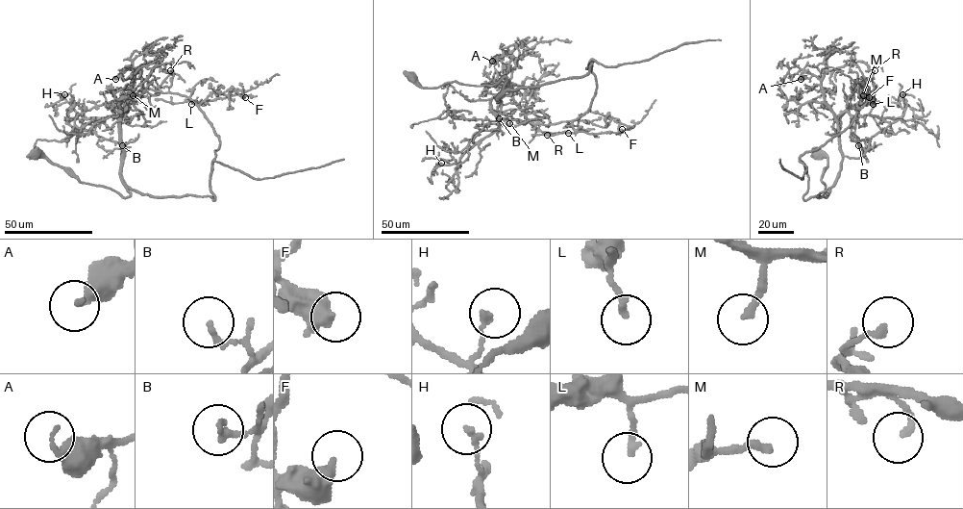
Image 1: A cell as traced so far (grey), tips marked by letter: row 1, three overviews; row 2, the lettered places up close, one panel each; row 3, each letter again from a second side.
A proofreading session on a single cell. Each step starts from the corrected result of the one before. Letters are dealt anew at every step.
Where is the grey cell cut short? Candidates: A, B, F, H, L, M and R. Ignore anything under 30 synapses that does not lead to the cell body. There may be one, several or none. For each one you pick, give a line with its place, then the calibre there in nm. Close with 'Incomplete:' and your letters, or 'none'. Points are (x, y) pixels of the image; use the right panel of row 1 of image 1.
M: at (863, 95); 240 nm thick
Incomplete: M

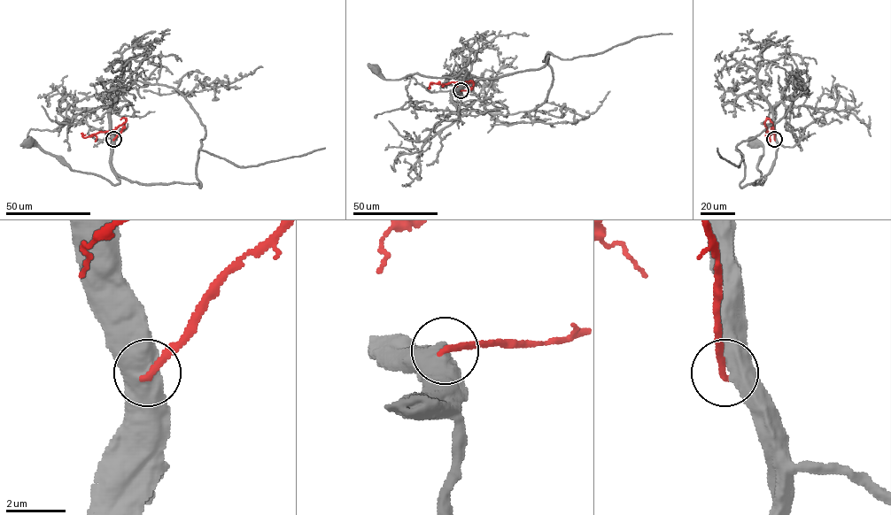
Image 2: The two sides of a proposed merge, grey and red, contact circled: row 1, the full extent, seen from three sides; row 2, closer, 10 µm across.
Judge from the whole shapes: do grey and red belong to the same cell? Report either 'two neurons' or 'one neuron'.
one neuron

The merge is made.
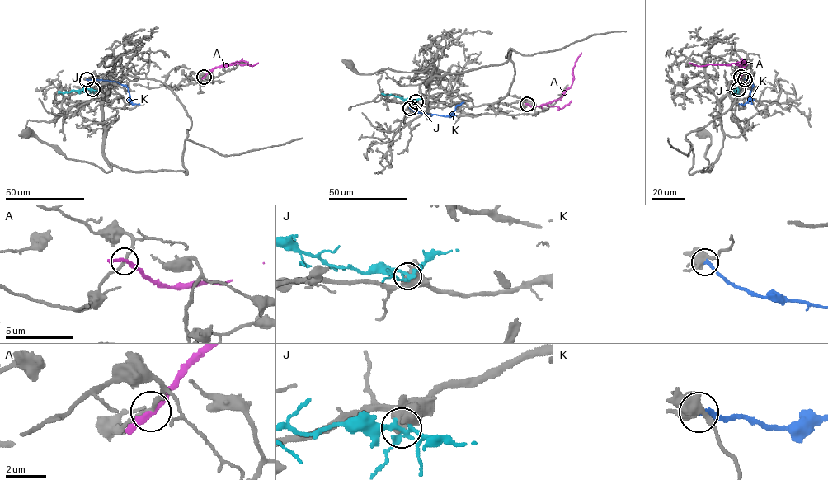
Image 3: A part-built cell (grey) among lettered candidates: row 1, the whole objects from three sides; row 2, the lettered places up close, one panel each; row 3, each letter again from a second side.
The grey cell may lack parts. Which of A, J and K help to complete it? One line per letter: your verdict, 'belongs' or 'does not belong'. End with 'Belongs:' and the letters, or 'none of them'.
A: does not belong
J: does not belong
K: does not belong
Belongs: none of them

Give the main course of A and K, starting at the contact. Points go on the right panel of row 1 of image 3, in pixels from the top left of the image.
A: (740, 77), (743, 68), (736, 63), (698, 66), (689, 63)
K: (745, 79), (750, 80), (753, 87), (748, 101), (739, 103)

